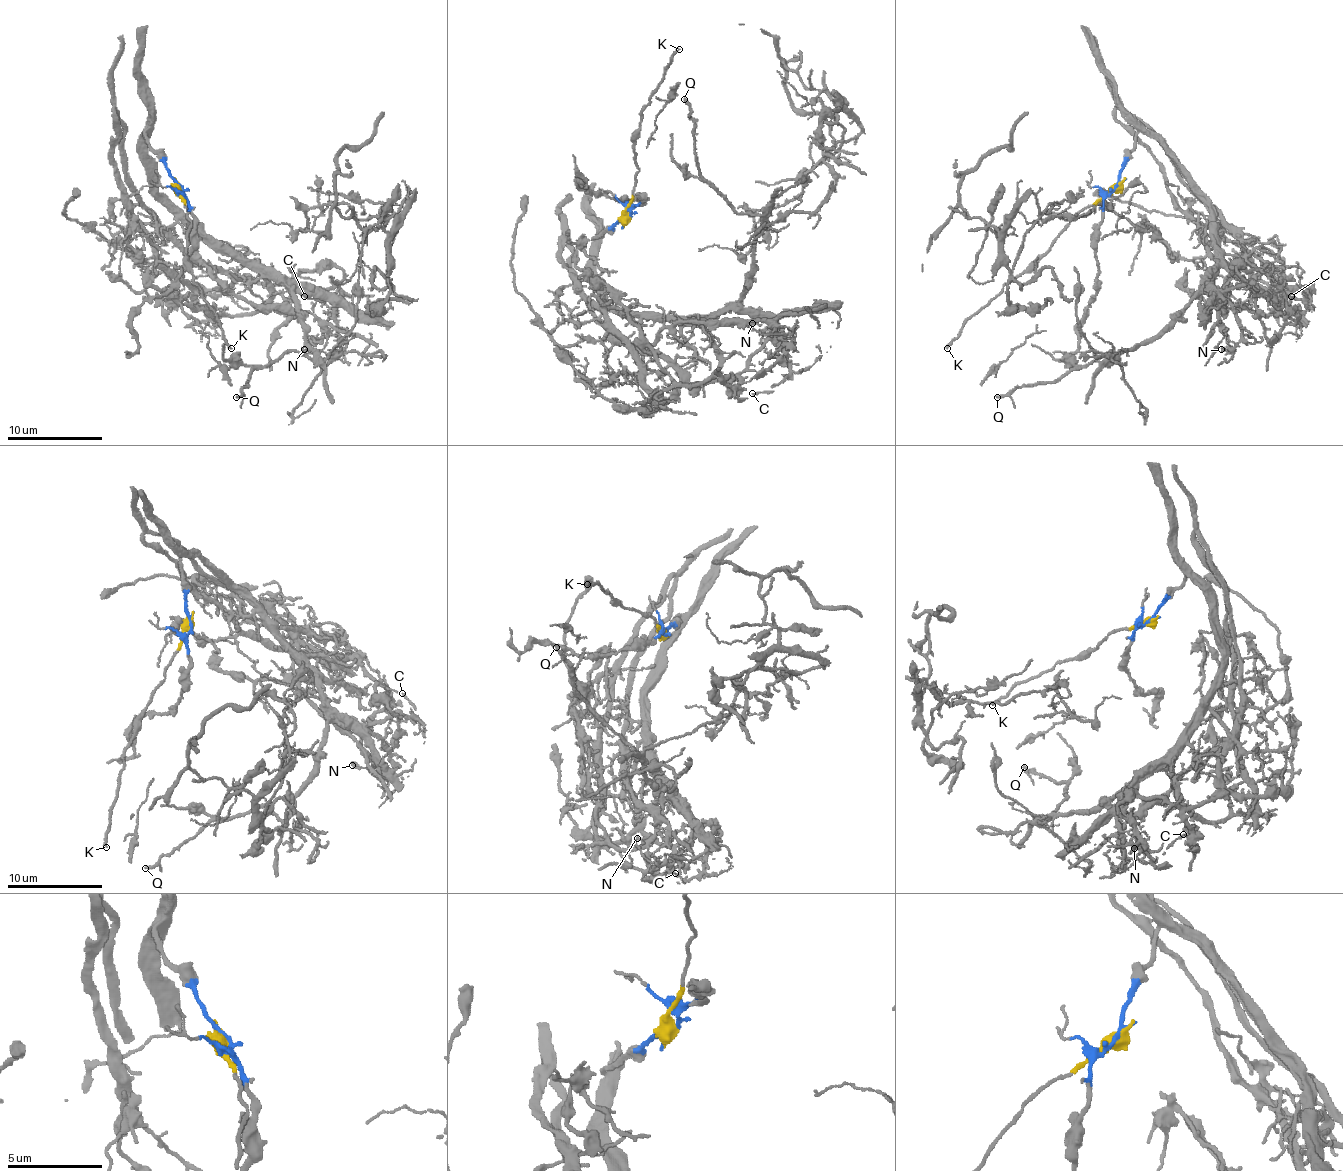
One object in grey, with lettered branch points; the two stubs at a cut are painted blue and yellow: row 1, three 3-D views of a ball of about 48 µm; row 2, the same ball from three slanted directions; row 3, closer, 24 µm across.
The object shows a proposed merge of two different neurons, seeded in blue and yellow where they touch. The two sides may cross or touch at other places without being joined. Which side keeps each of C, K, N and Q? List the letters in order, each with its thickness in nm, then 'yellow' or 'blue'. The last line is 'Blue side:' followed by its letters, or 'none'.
C: calibre 90 nm; blue
K: calibre 180 nm; yellow
N: calibre 160 nm; blue
Q: calibre 240 nm; blue
Blue side: C, N, Q

